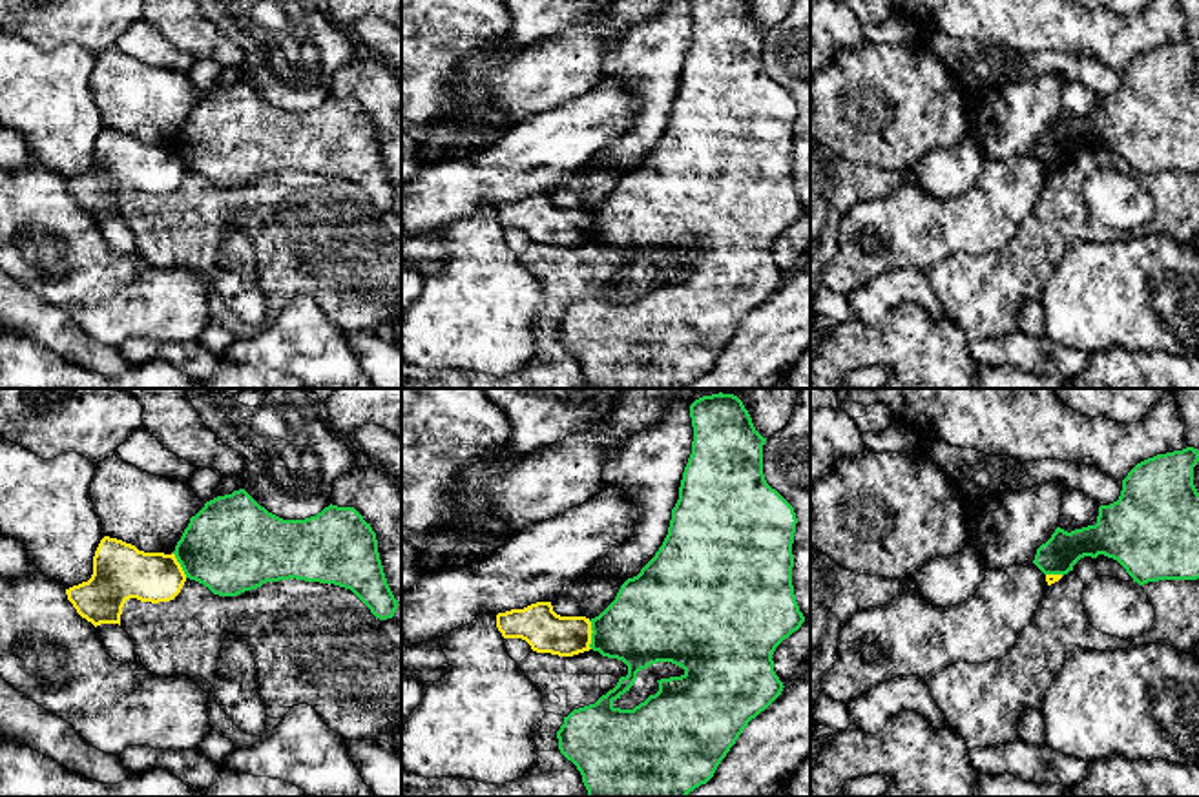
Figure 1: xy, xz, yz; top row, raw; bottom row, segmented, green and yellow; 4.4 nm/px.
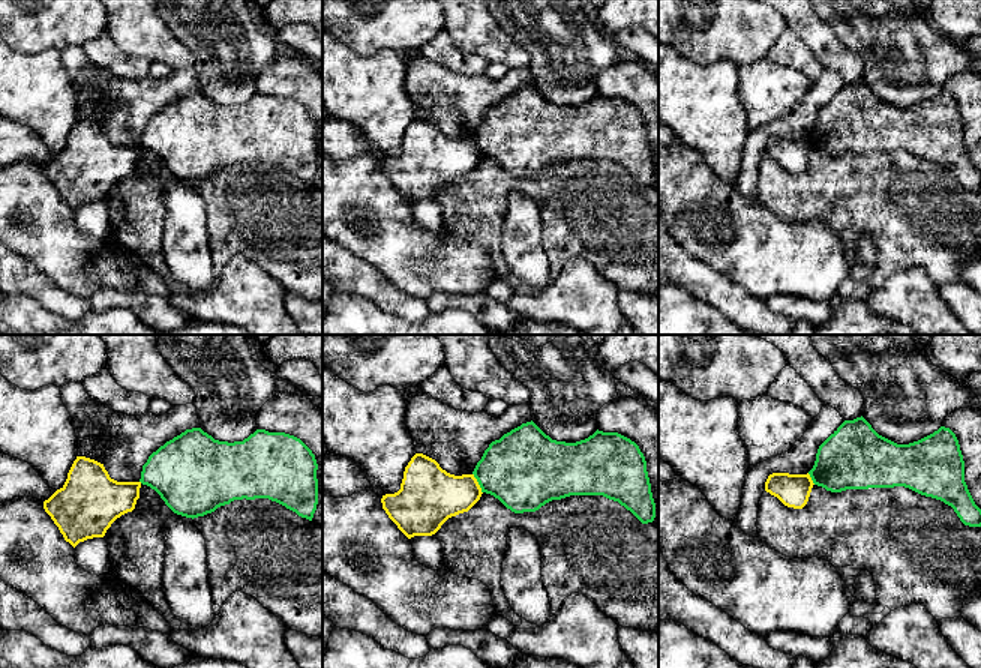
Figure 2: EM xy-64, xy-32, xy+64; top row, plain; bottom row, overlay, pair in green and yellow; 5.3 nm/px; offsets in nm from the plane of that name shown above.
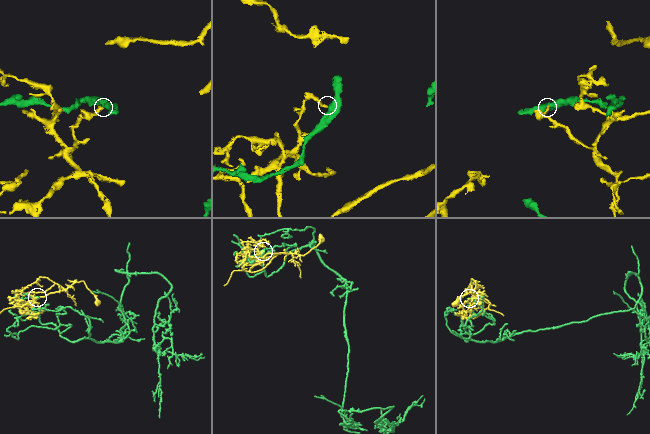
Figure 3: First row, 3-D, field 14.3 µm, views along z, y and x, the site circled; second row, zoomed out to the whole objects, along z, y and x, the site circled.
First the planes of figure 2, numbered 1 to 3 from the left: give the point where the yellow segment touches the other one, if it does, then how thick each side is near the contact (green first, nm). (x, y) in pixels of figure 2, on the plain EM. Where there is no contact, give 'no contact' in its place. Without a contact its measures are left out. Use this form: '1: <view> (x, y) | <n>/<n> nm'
1: no contact
2: xy-32 (479, 147) | 400/280 nm
3: xy+64 (812, 143) | 340/180 nm

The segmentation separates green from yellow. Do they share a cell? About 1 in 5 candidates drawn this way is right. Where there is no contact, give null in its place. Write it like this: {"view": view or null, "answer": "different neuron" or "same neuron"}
{"view": "xz", "answer": "different neuron"}

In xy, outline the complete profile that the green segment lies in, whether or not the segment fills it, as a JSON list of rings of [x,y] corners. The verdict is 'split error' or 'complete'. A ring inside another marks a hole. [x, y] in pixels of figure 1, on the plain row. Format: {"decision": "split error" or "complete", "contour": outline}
{"decision": "complete", "contour": [[[245,80],[217,88],[190,109],[173,142],[186,170],[219,188],[237,188],[266,173],[305,171],[350,181],[380,210],[398,201],[378,144],[376,124],[354,98],[328,97],[305,111],[283,111],[261,98]]]}

